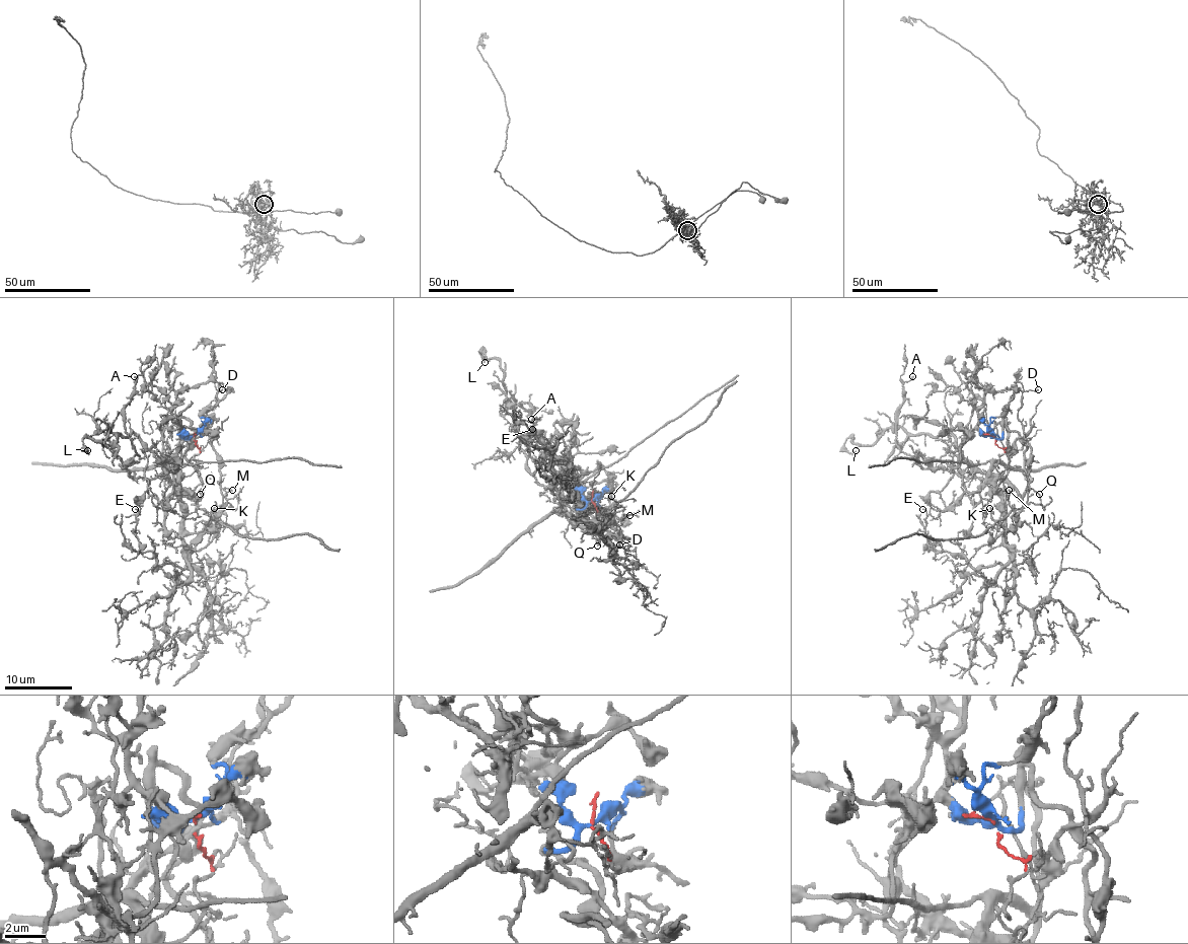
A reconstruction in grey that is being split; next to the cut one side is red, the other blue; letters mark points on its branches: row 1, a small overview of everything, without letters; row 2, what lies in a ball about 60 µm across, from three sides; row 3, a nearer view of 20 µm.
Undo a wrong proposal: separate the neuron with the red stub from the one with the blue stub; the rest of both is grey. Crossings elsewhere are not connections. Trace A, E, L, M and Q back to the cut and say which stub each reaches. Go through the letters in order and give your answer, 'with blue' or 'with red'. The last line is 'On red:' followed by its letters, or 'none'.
A: with blue
E: with red
L: with blue
M: with red
Q: with blue
On red: E, M

